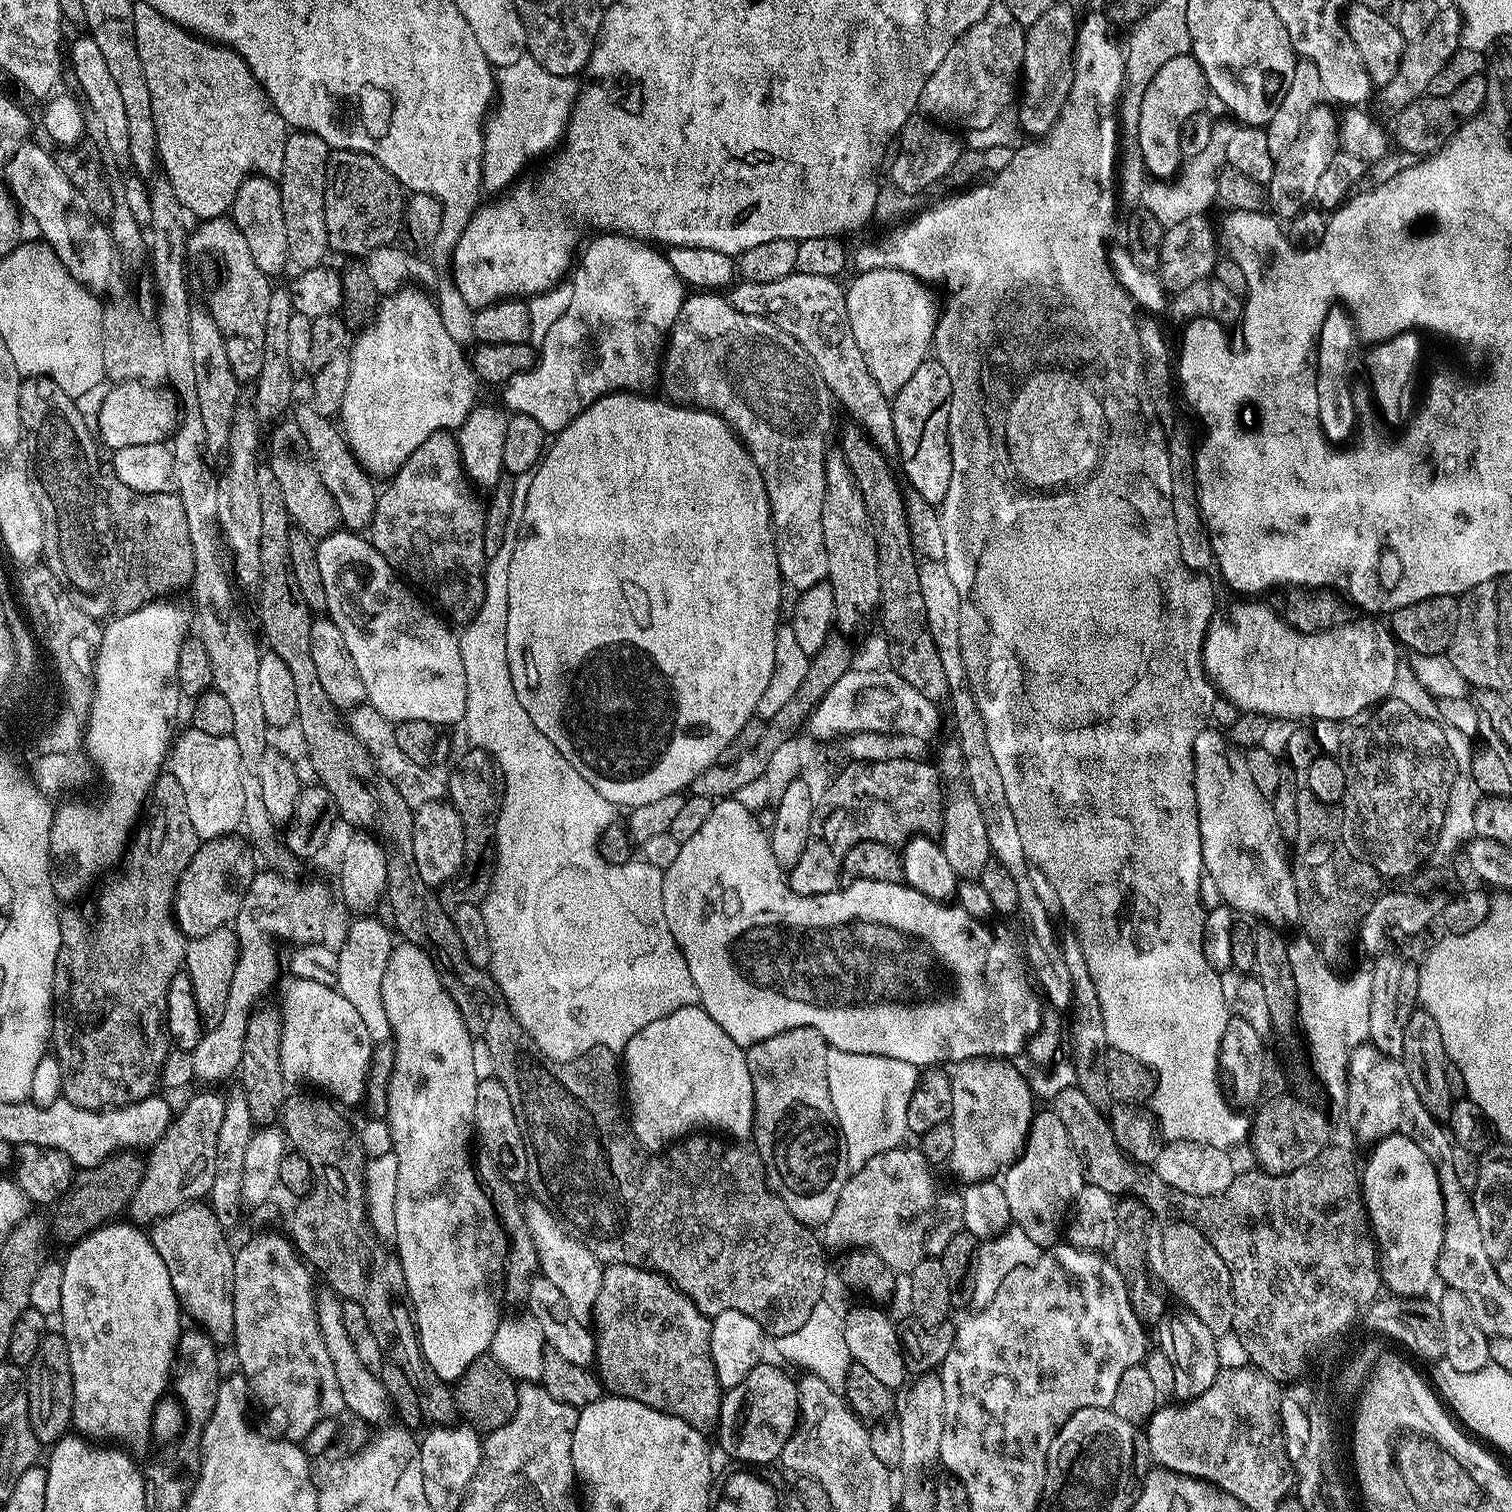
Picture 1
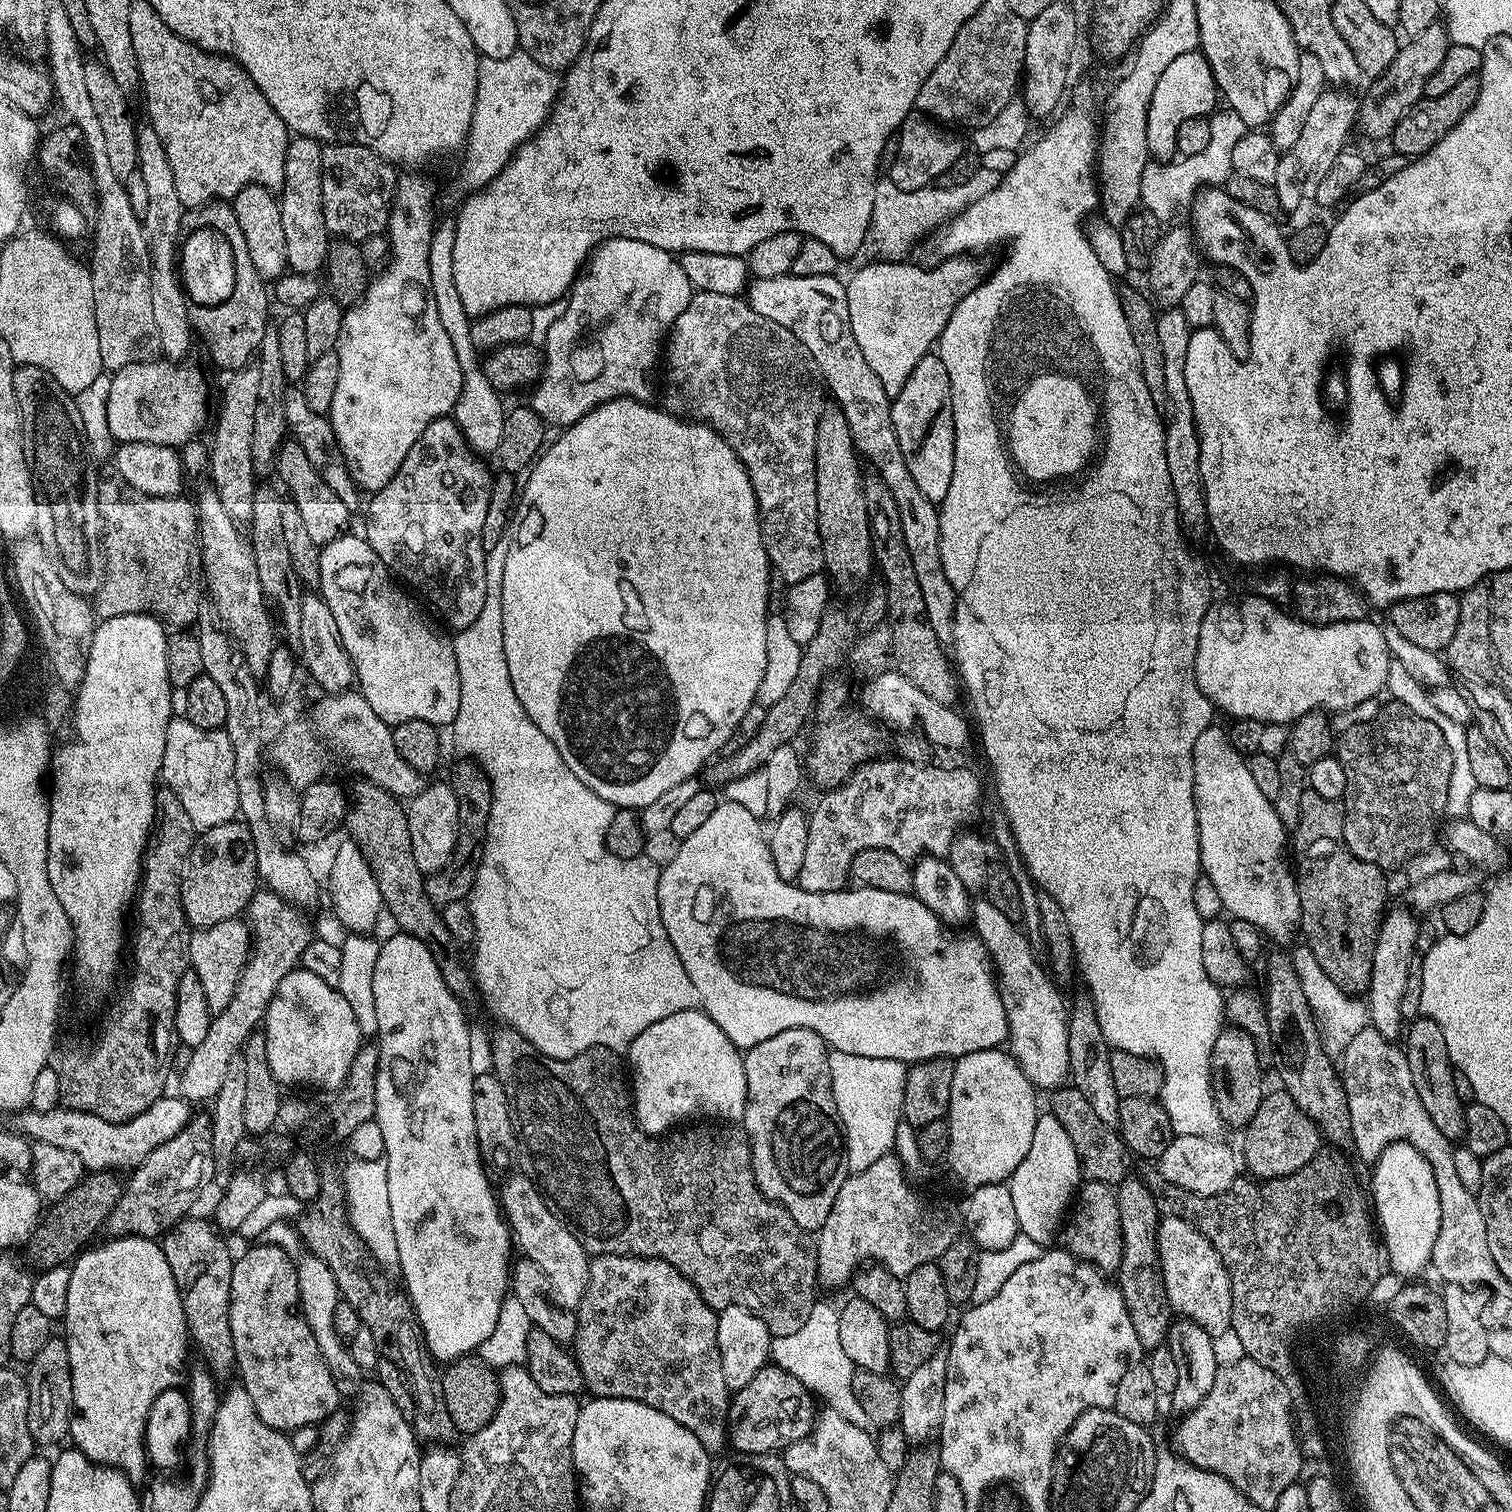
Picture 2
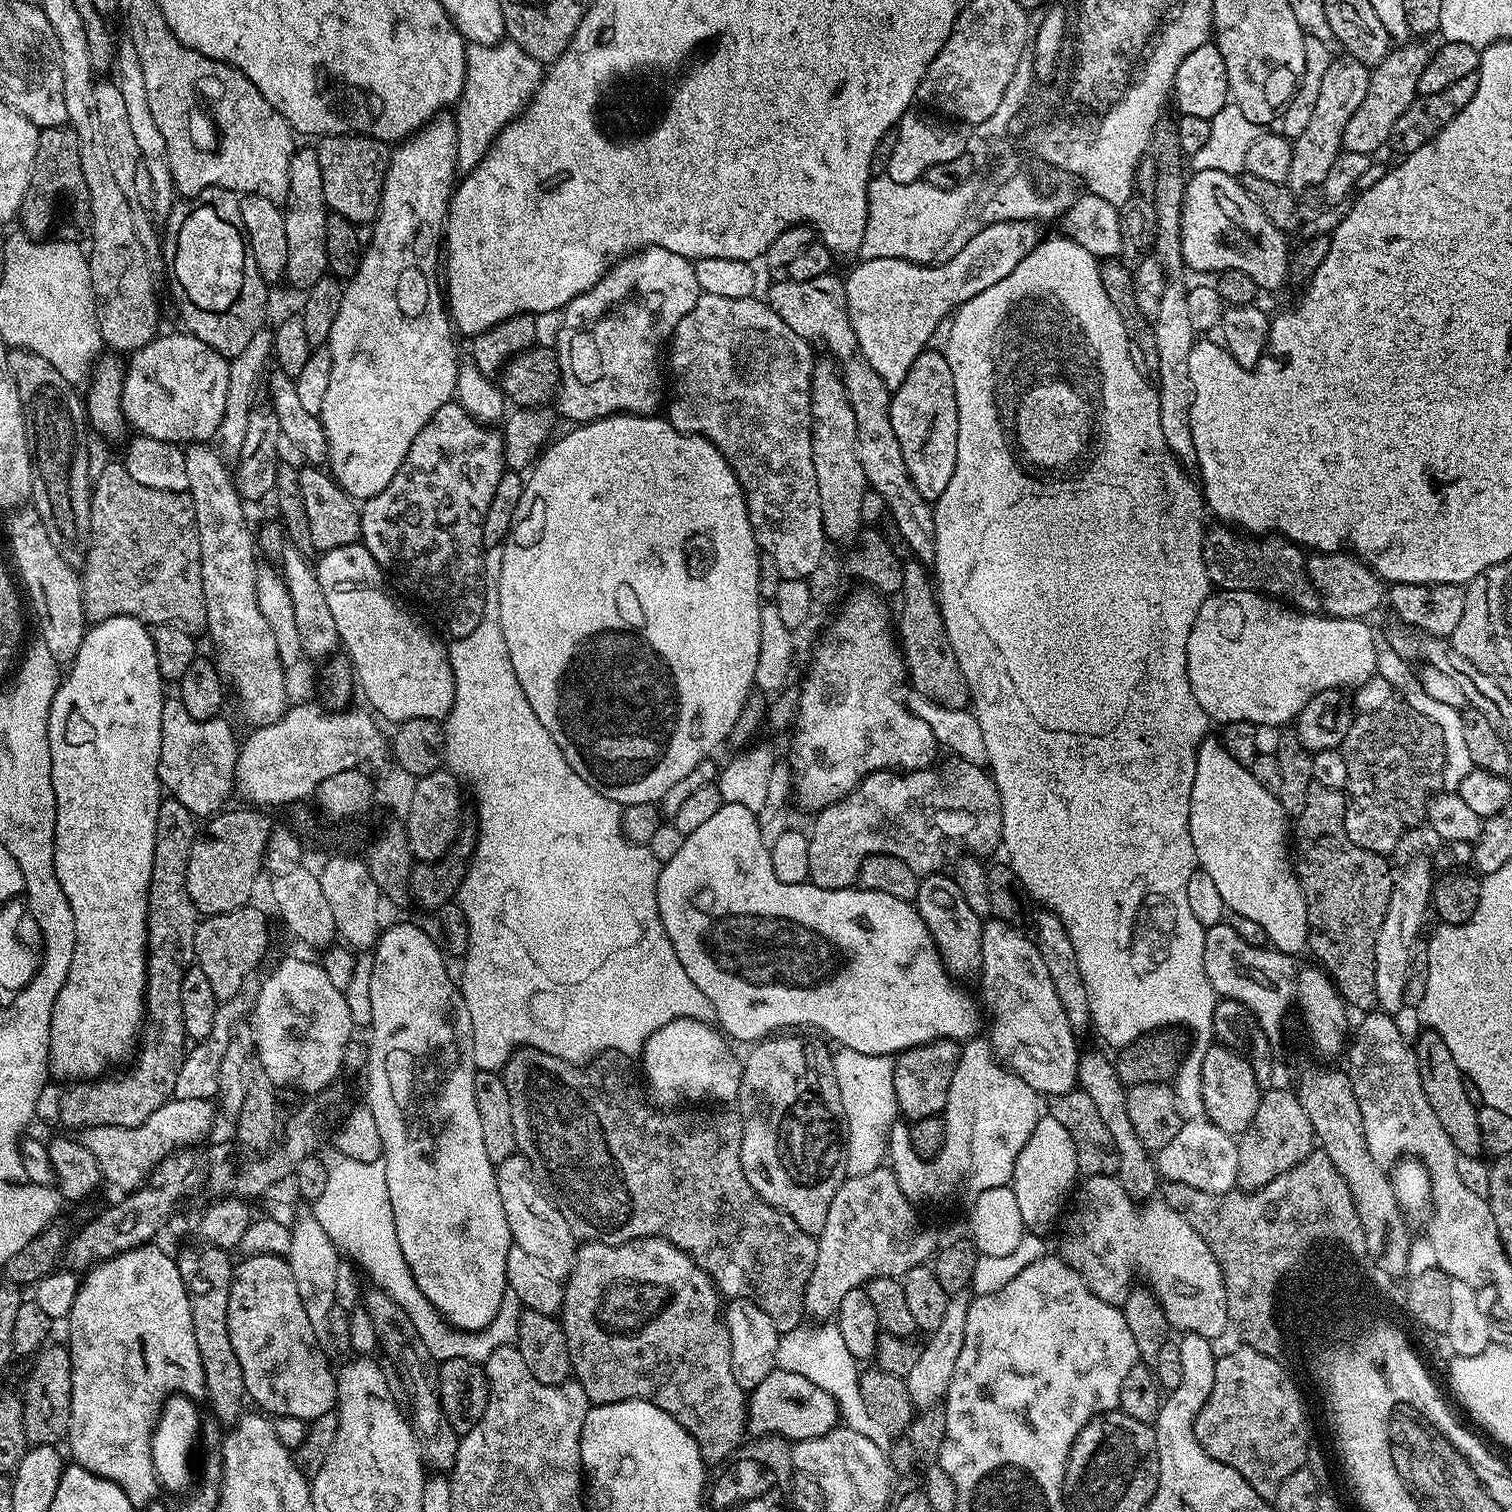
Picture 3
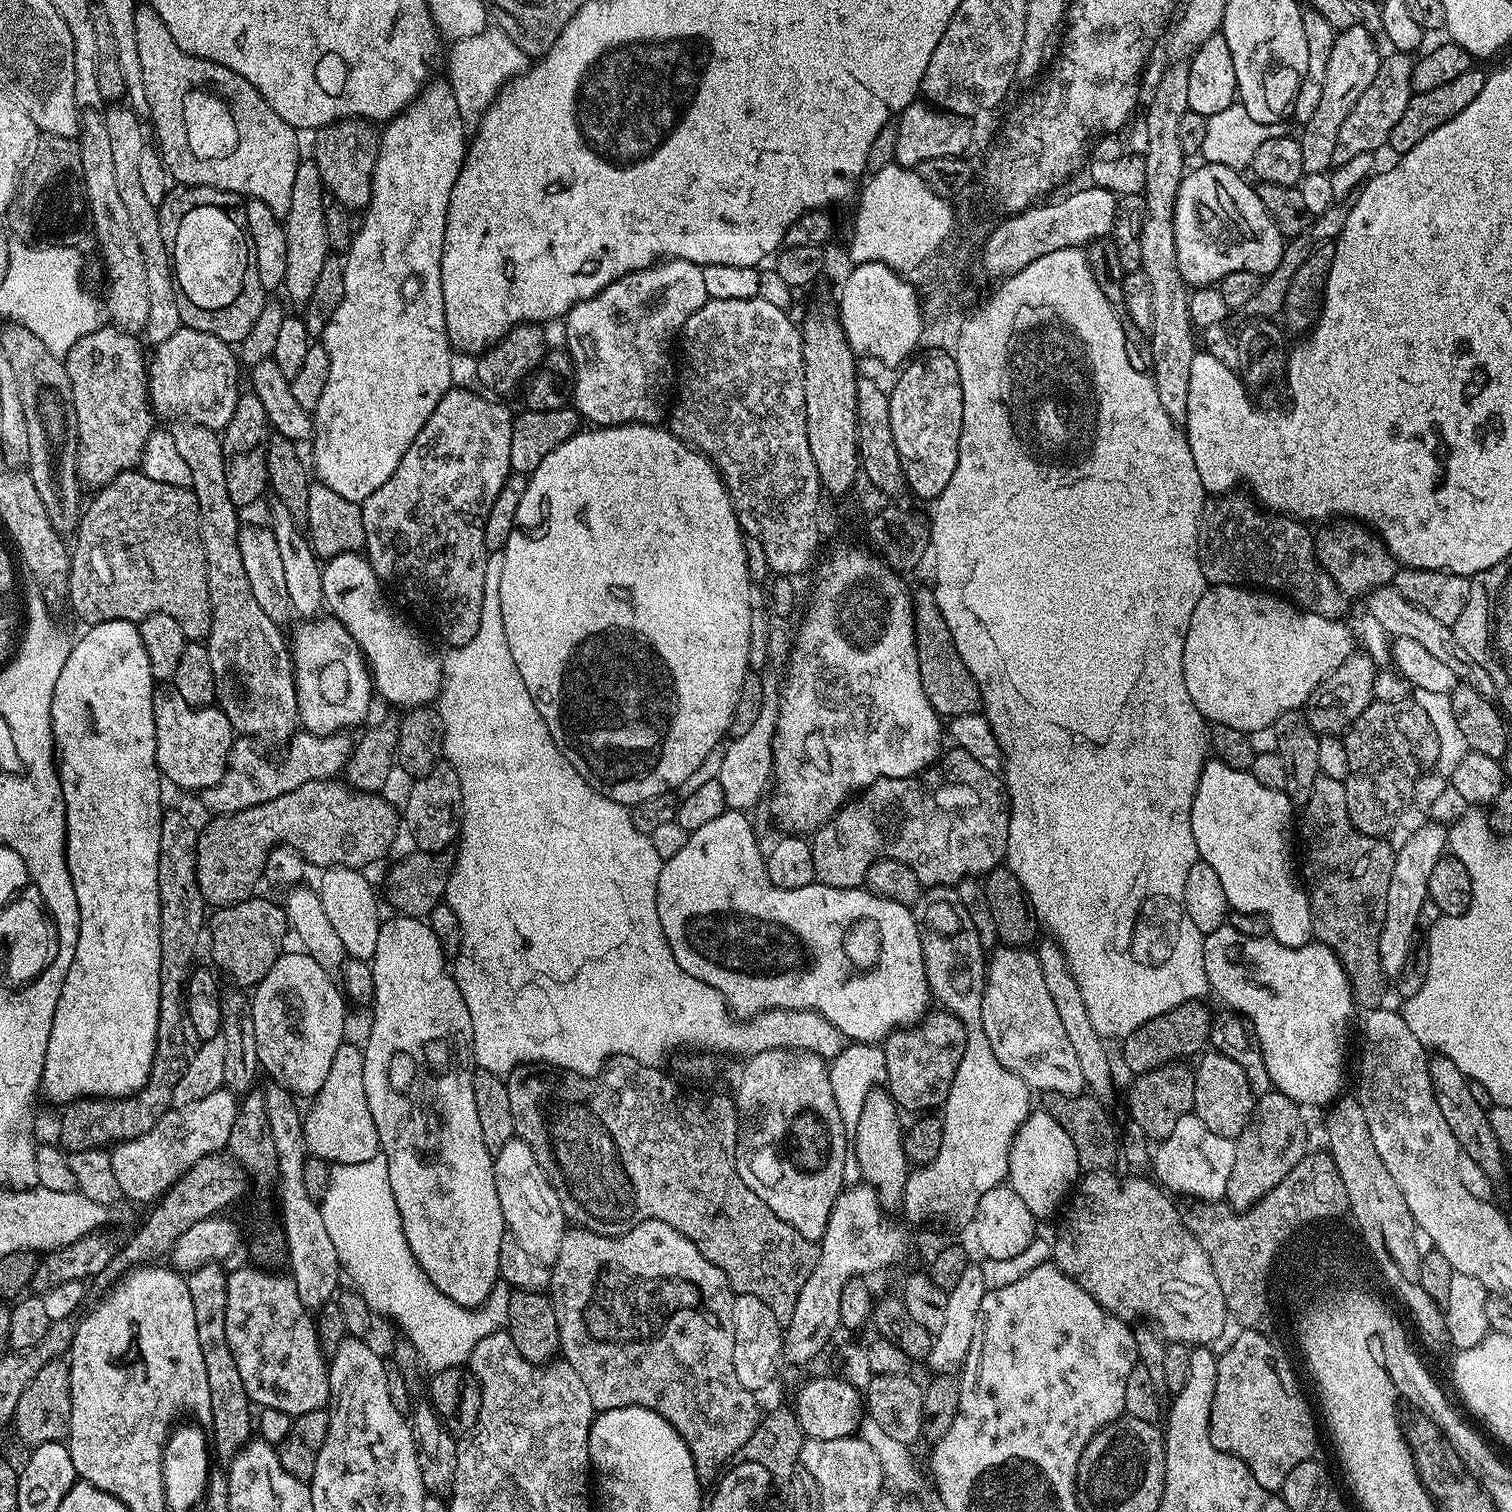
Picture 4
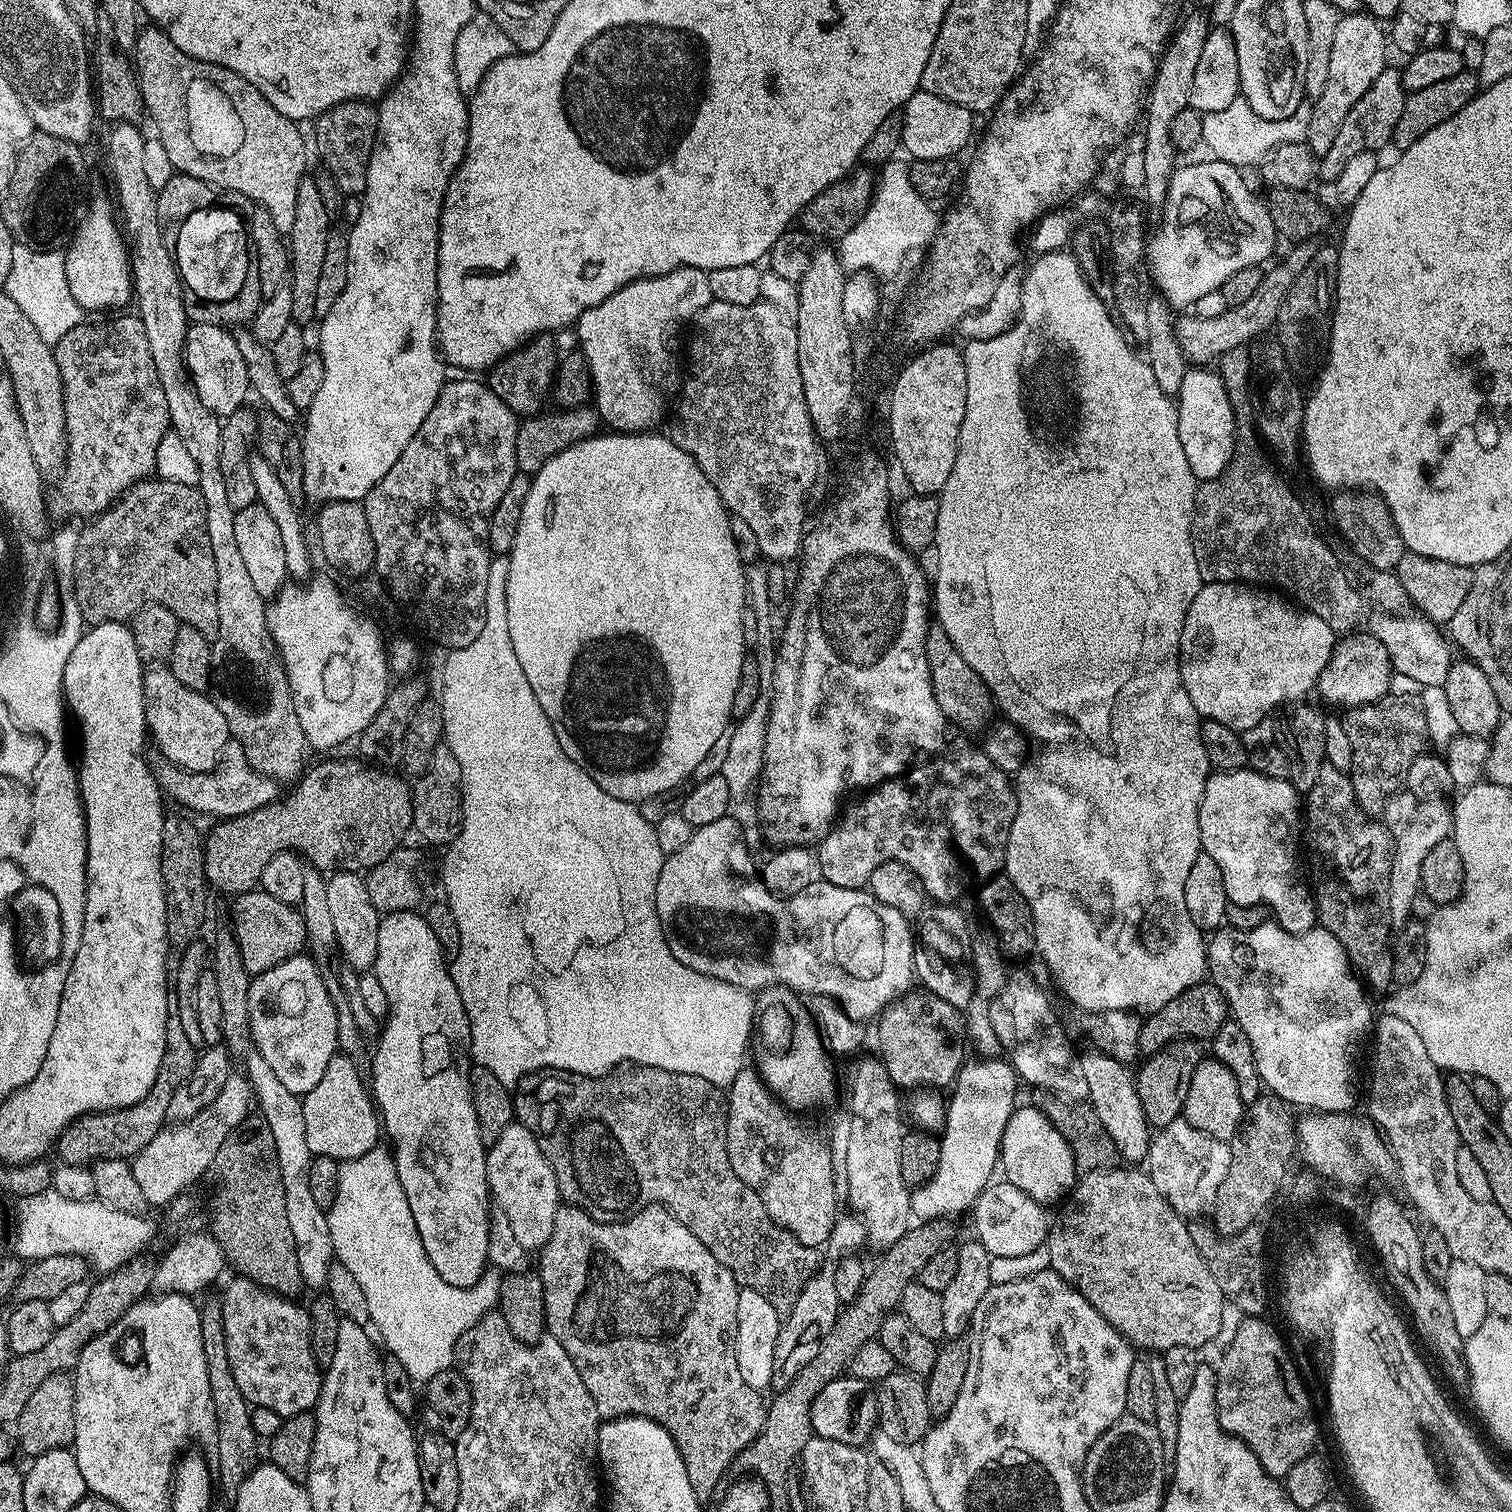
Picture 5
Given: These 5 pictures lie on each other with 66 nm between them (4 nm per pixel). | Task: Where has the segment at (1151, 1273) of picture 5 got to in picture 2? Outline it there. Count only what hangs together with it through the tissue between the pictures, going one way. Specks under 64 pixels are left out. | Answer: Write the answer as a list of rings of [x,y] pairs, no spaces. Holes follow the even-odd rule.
[[[1097,1180],[1081,1183],[1062,1228],[1062,1244],[1077,1260],[1091,1264],[1101,1273],[1117,1271],[1123,1254],[1123,1234],[1119,1224],[1119,1202],[1113,1185]],[[1165,1216],[1156,1232],[1159,1266],[1173,1313],[1202,1326],[1206,1334],[1217,1336],[1232,1327],[1232,1283],[1226,1266],[1214,1246],[1190,1221]]]

